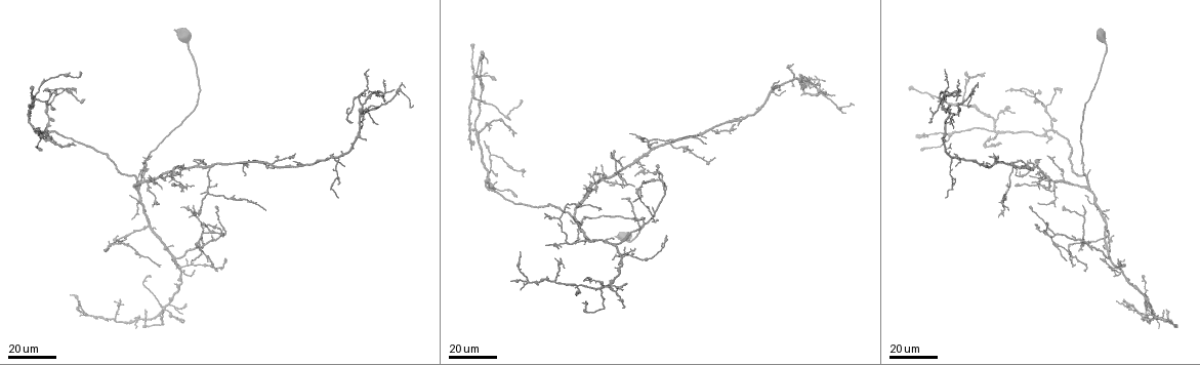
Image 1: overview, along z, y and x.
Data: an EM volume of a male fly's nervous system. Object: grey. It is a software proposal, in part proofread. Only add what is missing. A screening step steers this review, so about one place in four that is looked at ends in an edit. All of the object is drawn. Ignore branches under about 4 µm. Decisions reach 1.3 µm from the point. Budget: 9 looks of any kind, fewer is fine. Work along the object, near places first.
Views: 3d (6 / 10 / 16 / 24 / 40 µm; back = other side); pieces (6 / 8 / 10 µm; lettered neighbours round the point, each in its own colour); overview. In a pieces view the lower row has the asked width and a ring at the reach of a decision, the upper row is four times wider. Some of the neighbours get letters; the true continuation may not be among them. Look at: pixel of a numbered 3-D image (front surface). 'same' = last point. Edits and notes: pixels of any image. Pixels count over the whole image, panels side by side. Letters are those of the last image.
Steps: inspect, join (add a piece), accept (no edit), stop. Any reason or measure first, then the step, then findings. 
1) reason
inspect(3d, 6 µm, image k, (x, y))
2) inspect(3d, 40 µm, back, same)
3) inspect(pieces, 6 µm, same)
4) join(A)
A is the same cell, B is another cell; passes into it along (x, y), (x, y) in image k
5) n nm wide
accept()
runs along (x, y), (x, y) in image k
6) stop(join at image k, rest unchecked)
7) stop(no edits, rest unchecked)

inspect(3d, 16 µm, image 1, (834, 93))

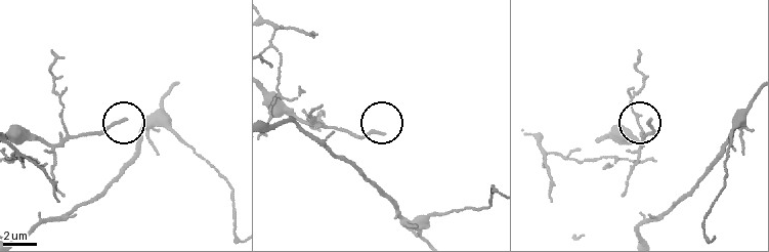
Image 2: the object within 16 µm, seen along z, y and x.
inspect(pieces, 10 µm, image 2, (649, 118))

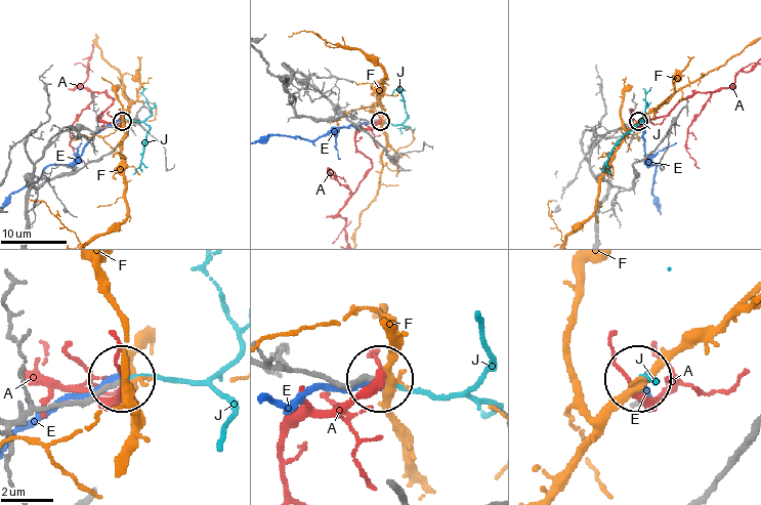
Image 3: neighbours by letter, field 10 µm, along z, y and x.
join(J)
J is the same cell, A, E and F are other cells; passes into it along (314, 378), (391, 378), (451, 398), (485, 365), (481, 326) in image 3; the neuron continues

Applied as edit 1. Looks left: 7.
inspect(overview)

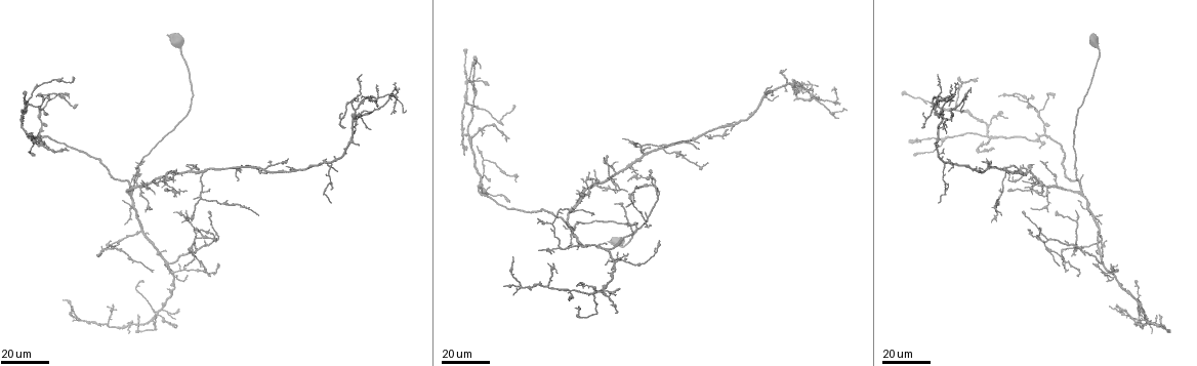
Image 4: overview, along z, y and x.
branch stops here
inspect(3d, 24 µm, image 4, (288, 161))

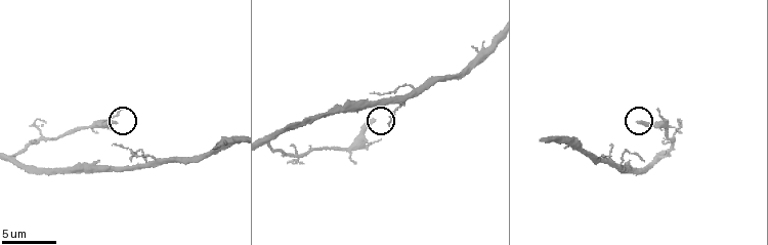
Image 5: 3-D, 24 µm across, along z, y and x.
what lies round it
inspect(pieces, 10 µm, image 5, (638, 122))

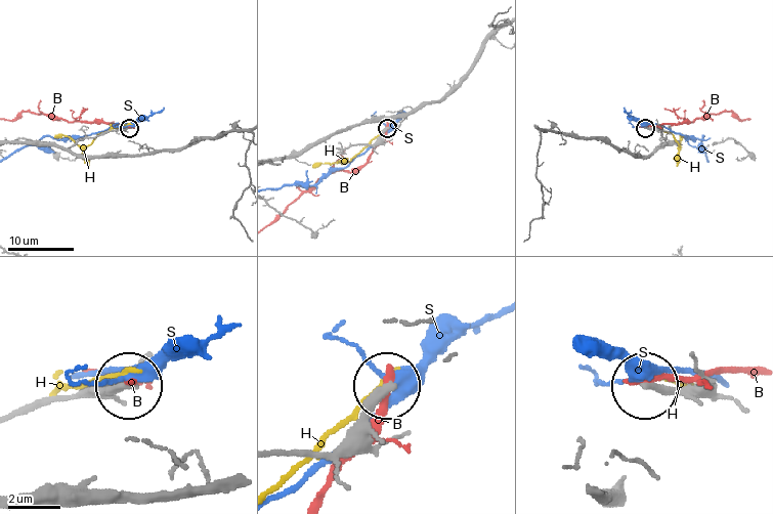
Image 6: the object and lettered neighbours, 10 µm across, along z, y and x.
accept()
B, H and S are other cells; runs along (280, 452), (332, 448), (383, 387) in image 6; no lettered piece goes on from it

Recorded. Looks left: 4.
inspect(3d, 16 µm, image 4, (644, 214))

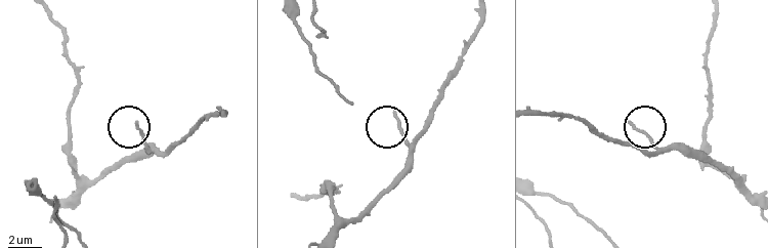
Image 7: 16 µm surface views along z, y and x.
inspect(pieces, 6 µm, image 7, (137, 122))

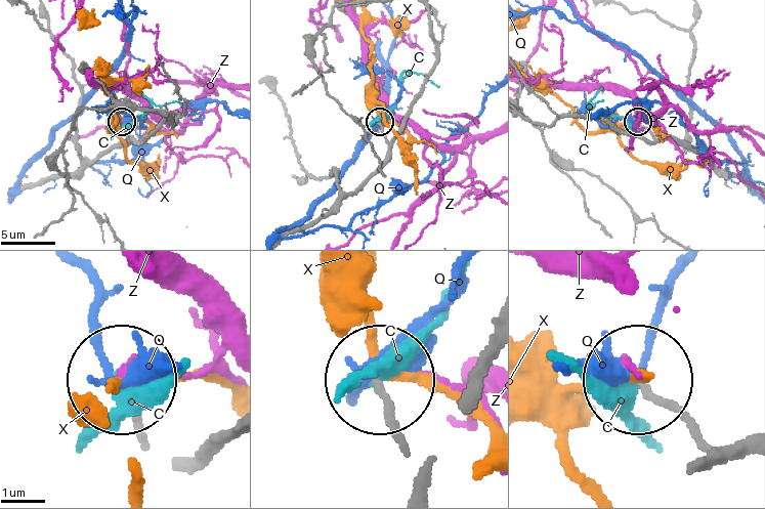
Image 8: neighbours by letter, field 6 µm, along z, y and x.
150 nm wide
accept()
C, Q, X and Z are other cells; runs along (401, 437), (384, 386) in image 8; none of them fits

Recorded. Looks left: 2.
inspect(3d, 24 µm, image 4, (537, 219))

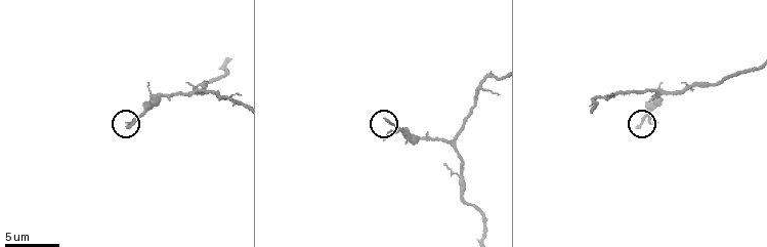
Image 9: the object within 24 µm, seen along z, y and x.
inspect(pieces, 10 µm, image 9, (637, 125))

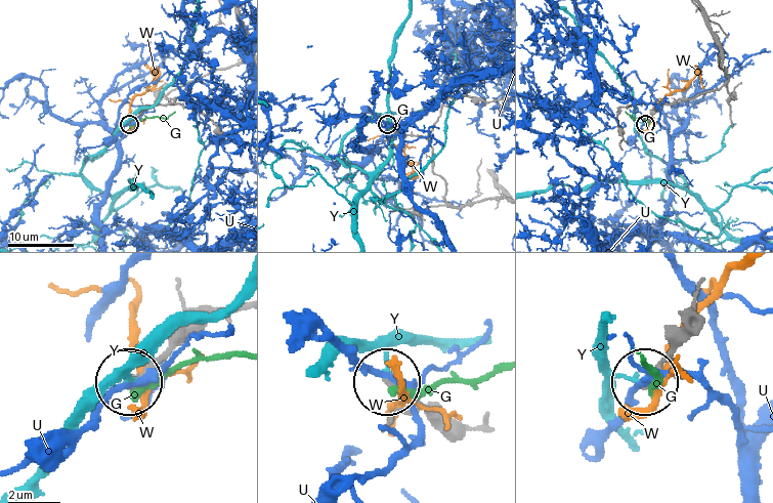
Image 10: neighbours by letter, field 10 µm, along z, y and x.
accept()
G, U, W and Y are other cells; none of them fits

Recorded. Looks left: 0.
stop(join at image 3, rest unchecked)

